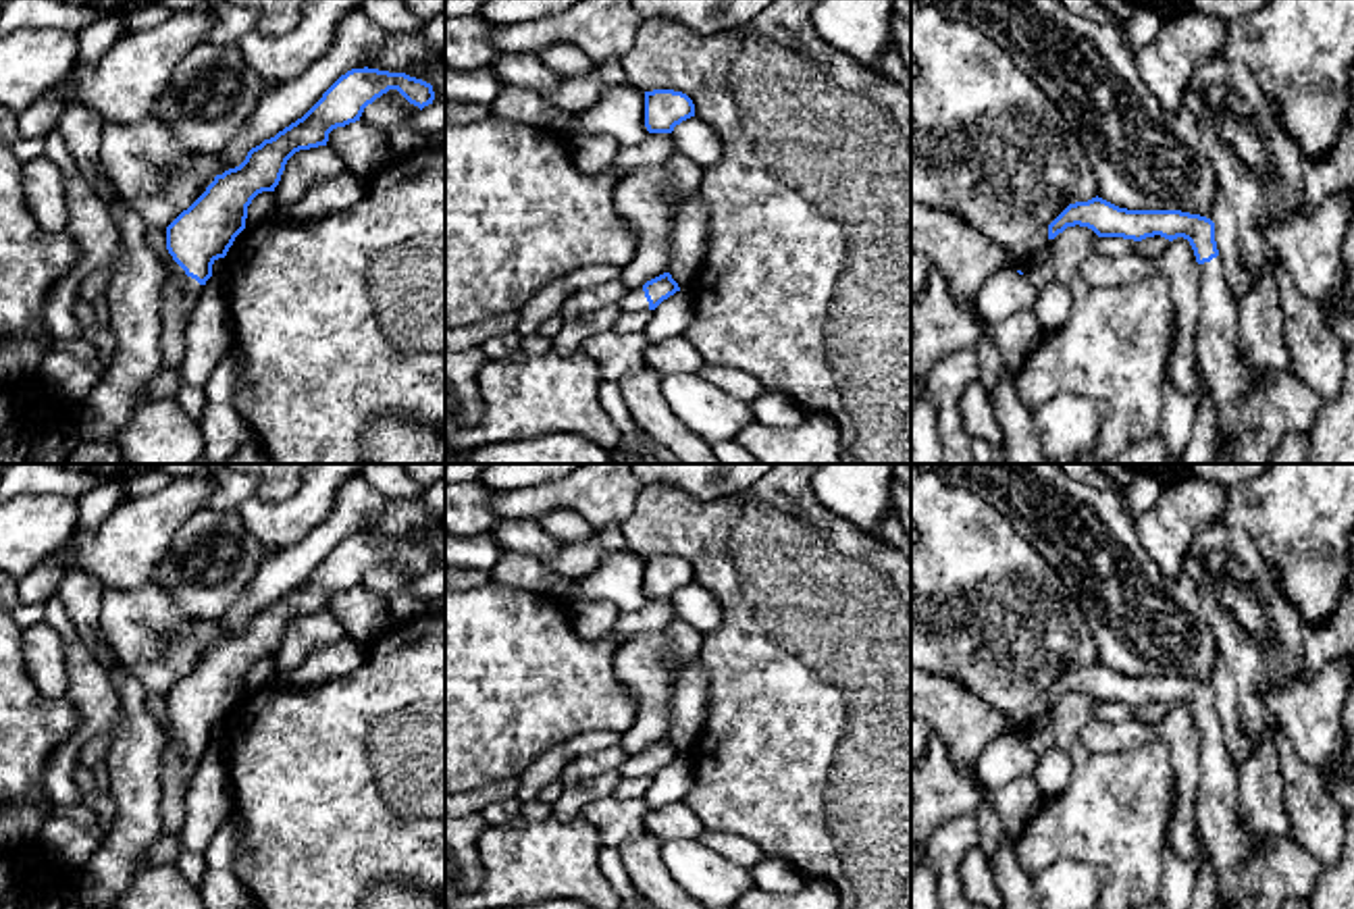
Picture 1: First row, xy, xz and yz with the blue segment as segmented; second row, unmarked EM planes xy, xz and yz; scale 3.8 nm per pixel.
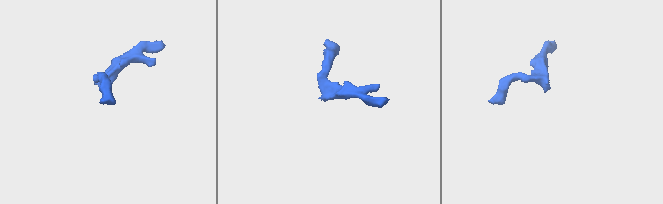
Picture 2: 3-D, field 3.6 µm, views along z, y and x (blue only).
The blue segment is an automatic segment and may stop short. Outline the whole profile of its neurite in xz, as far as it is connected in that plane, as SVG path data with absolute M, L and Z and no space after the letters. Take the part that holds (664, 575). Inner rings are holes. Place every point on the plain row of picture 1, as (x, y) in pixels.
M674 555L645 557L645 593L649 599L672 599L691 582L695 582L695 570L686 560Z

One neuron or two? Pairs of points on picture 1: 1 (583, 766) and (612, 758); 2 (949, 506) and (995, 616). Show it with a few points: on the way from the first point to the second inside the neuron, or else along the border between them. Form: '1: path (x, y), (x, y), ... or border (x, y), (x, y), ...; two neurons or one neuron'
1: path (589, 764), (606, 760); one neuron
2: path (949, 533), (949, 570), (968, 589); one neuron

